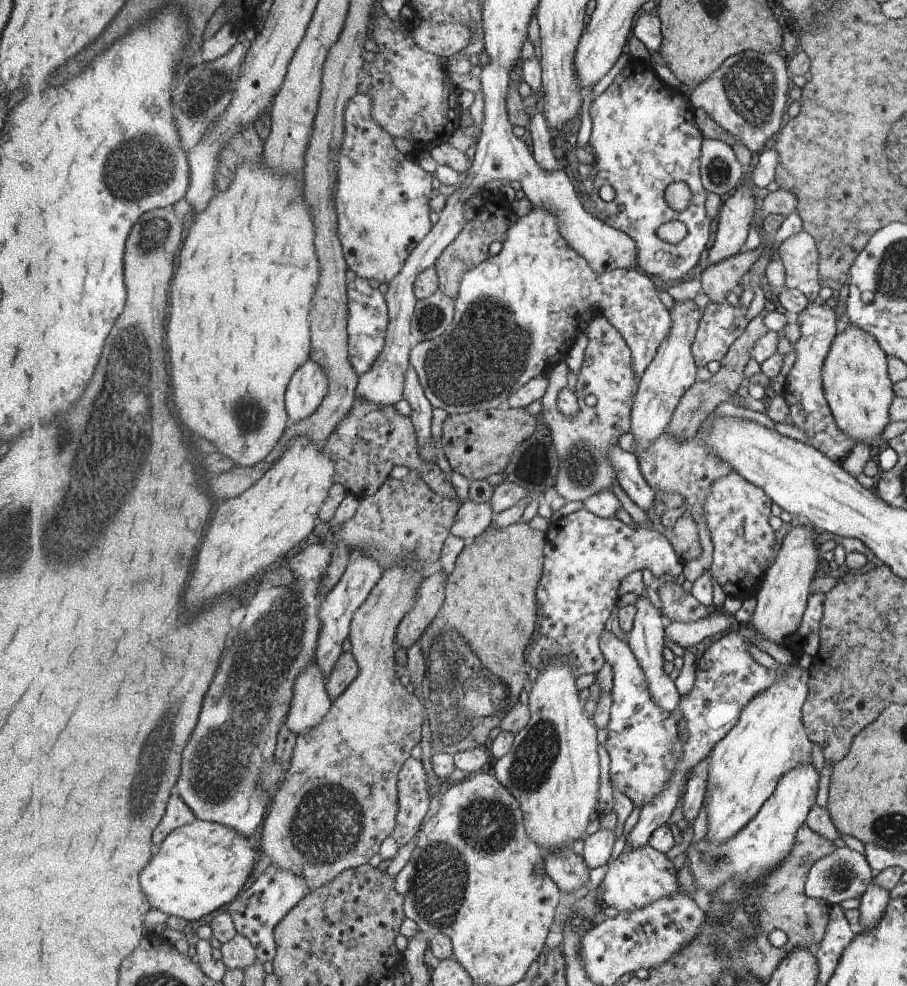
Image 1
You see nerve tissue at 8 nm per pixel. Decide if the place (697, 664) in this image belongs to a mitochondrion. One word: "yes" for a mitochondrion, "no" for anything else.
no

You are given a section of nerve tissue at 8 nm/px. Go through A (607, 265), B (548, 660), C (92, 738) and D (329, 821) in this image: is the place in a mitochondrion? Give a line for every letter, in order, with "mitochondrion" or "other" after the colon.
A: other
B: other
C: other
D: mitochondrion

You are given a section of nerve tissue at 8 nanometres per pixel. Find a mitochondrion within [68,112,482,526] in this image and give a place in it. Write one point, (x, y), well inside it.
(141, 164)

